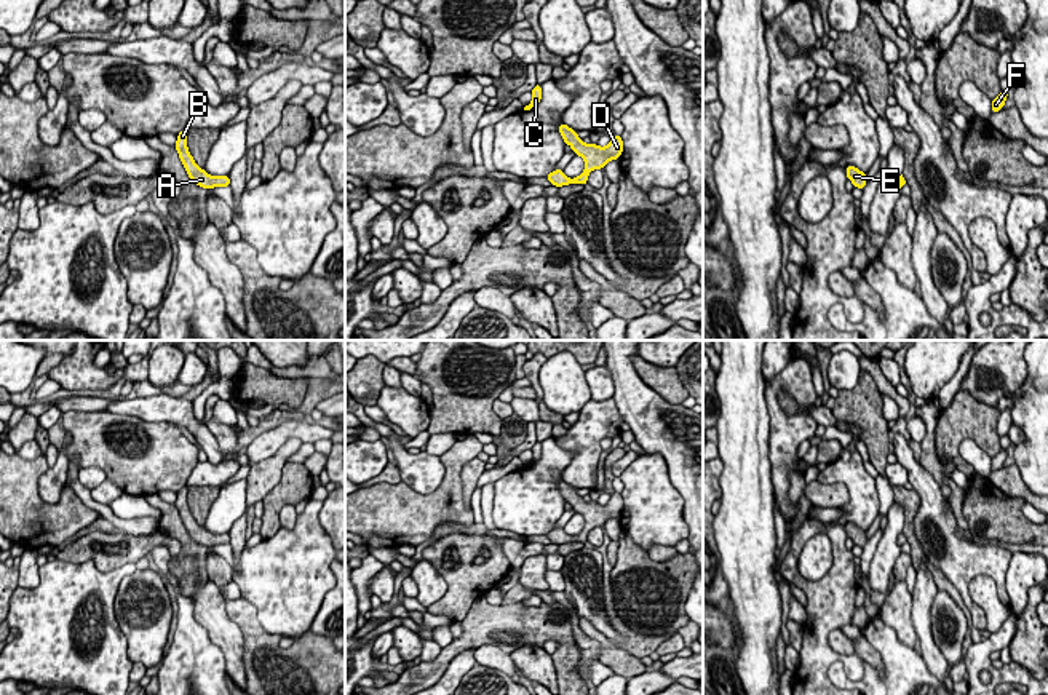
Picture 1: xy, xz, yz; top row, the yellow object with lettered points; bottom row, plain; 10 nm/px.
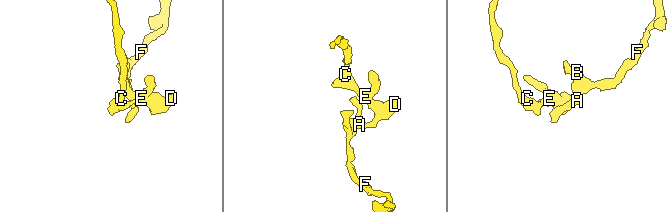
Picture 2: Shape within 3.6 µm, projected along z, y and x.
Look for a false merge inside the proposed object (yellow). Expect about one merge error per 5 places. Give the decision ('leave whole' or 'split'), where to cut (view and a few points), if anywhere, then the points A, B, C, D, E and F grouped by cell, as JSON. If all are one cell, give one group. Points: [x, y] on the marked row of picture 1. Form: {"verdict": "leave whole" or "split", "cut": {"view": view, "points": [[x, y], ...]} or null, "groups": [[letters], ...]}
{"verdict": "leave whole", "cut": null, "groups": [["A", "B", "C", "D", "E", "F"]]}

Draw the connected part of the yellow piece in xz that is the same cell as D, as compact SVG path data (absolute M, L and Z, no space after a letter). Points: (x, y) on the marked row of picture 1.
M559 123L559 133L567 145L572 147L575 155L580 155L585 160L585 169L578 177L569 179L562 169L554 169L546 176L546 179L554 187L562 187L569 184L582 184L588 182L588 174L594 169L602 169L610 160L618 160L623 152L623 139L621 136L612 136L610 142L605 147L599 147L597 144L585 144L583 139L577 136L577 131L569 128L564 123Z

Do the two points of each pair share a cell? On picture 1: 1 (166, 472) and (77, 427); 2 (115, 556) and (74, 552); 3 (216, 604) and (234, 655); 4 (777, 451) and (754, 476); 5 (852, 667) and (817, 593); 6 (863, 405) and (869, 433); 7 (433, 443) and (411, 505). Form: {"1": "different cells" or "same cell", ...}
{"1": "same cell", "2": "same cell", "3": "same cell", "4": "different cells", "5": "same cell", "6": "same cell", "7": "different cells"}

